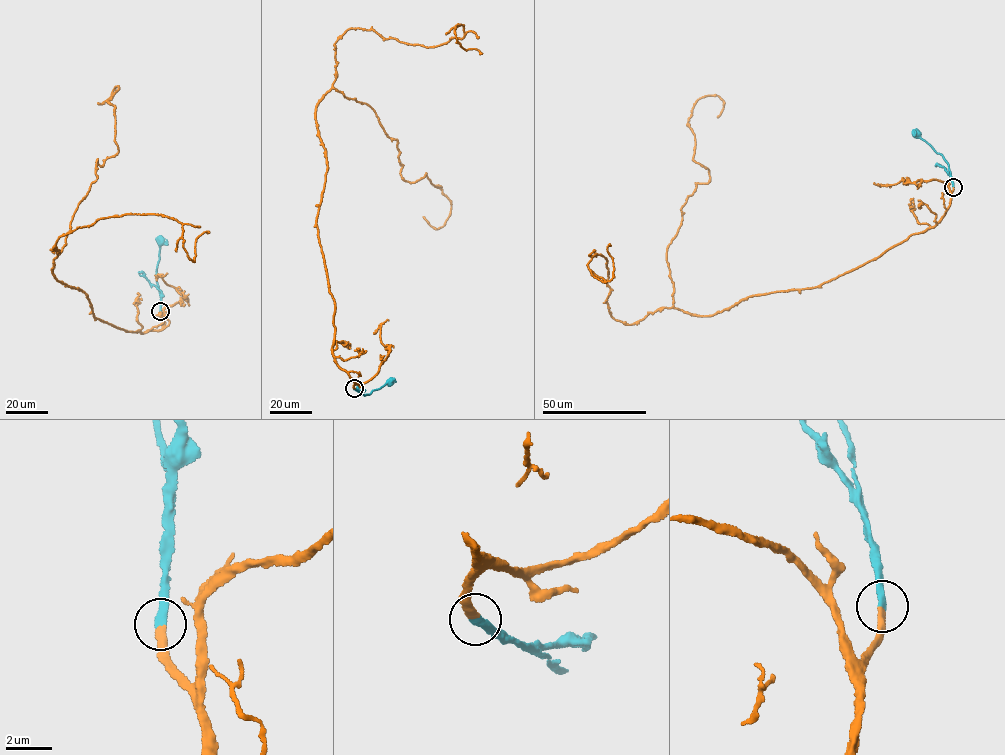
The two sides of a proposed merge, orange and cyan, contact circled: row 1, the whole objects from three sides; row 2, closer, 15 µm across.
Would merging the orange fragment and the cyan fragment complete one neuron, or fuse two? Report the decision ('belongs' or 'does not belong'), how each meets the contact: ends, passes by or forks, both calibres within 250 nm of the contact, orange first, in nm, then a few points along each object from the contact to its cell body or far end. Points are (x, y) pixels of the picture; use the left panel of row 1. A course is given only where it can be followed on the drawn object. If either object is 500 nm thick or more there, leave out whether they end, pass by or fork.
belongs; orange ends; cyan ends; calibres 300 and 340 nm; course orange (160, 311), (162, 329), (120, 329), (52, 271), (96, 160), (118, 150), (107, 101), (119, 87), (98, 103); course cyan (160, 311), (161, 298), (156, 274), (160, 241)

